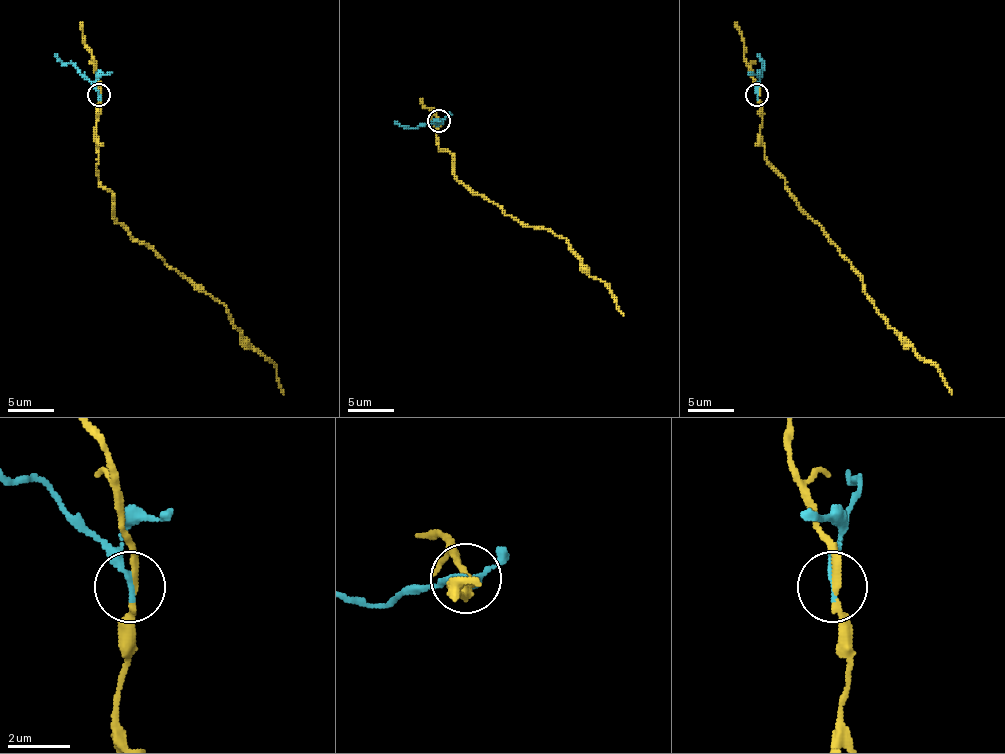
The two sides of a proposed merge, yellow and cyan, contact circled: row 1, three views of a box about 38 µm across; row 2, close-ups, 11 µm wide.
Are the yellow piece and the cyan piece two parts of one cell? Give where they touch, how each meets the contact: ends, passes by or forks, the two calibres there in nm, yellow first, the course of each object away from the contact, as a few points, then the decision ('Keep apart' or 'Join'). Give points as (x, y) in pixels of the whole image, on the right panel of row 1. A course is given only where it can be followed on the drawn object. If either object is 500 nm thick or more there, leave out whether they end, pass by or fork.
Place: (757, 95). At the ring yellow passes by. At the ring cyan ends. Thickness 190 nm (yellow) against 240 nm. Course of yellow: (757, 93), (762, 118), (760, 141), (764, 159), (862, 278), (862, 289), (883, 319), (933, 364), (951, 394). Course of cyan: (757, 95), (764, 63), (757, 54). Keep apart

